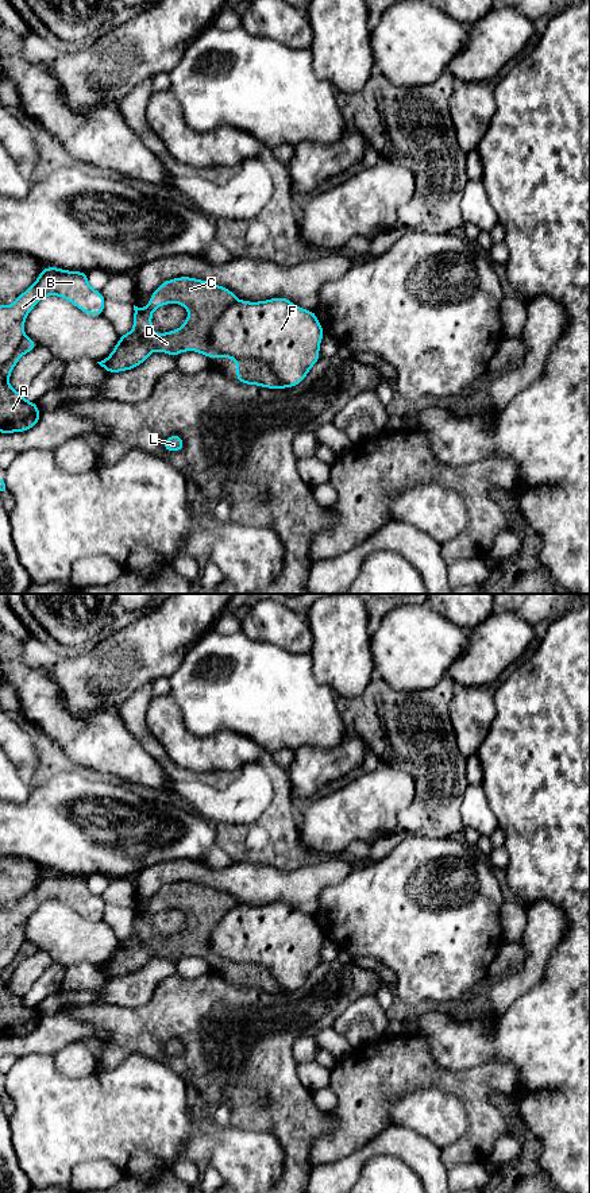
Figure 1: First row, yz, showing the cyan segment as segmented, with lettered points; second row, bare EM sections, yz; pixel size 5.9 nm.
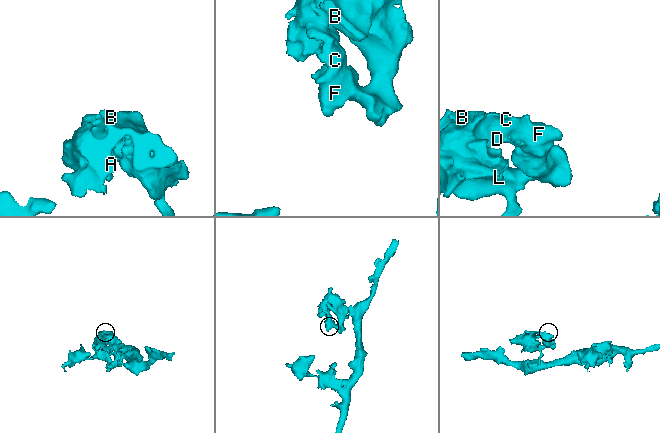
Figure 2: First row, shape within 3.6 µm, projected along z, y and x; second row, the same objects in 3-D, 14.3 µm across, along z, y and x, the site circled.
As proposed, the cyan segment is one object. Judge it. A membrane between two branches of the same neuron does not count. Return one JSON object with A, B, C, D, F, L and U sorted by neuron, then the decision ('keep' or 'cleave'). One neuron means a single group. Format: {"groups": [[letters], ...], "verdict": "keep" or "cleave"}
{"groups": [["A", "C", "D", "L"], ["B", "F", "U"]], "verdict": "cleave"}

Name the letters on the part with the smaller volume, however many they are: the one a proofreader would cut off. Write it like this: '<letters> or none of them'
A, C, D, L

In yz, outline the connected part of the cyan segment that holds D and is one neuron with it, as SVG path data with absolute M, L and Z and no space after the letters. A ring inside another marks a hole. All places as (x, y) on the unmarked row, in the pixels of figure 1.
M180 881L165 885L151 899L147 912L134 910L134 934L120 939L111 960L97 968L108 977L119 977L138 972L153 955L173 961L196 955L207 962L227 962L212 949L211 934L236 906L231 895L203 884ZM166 908L181 908L190 918L181 933L157 939L151 920Z

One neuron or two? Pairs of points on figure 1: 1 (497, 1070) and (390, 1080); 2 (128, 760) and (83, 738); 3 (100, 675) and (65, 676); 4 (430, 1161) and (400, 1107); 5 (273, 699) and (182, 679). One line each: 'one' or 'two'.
1: one
2: one
3: one
4: two
5: one

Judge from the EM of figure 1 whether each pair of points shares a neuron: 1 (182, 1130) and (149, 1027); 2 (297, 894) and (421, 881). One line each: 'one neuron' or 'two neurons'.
1: two neurons
2: two neurons

